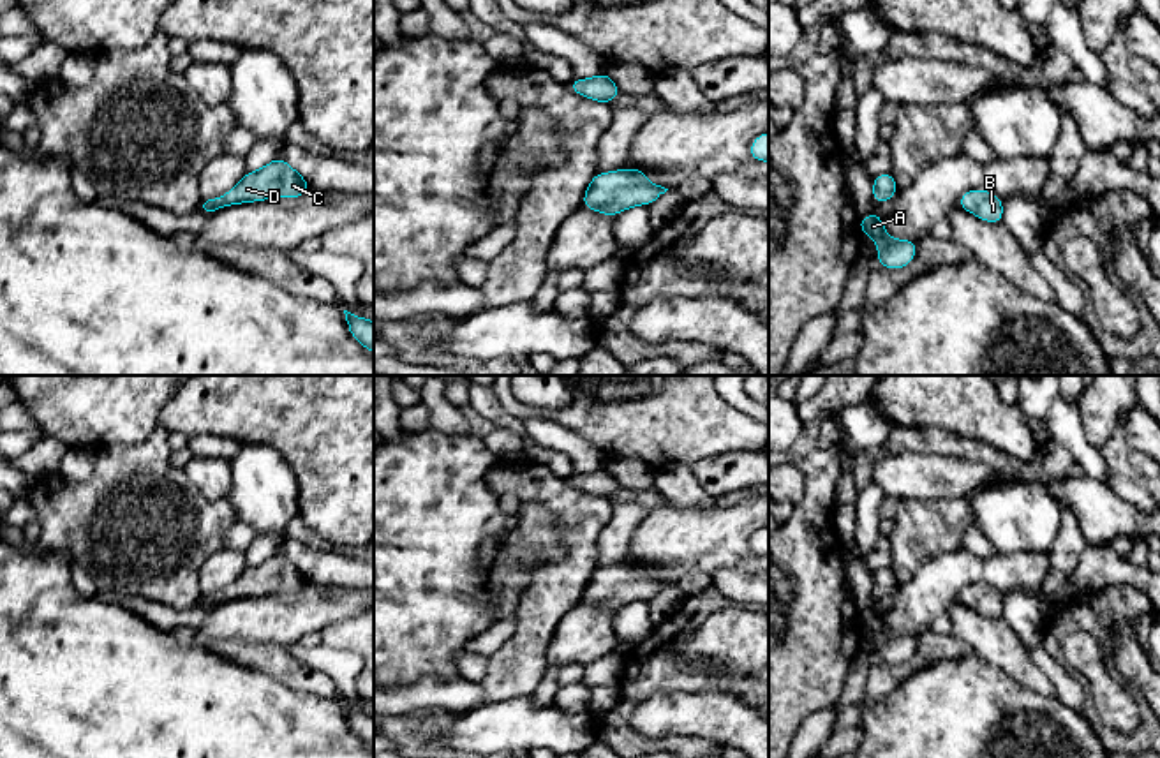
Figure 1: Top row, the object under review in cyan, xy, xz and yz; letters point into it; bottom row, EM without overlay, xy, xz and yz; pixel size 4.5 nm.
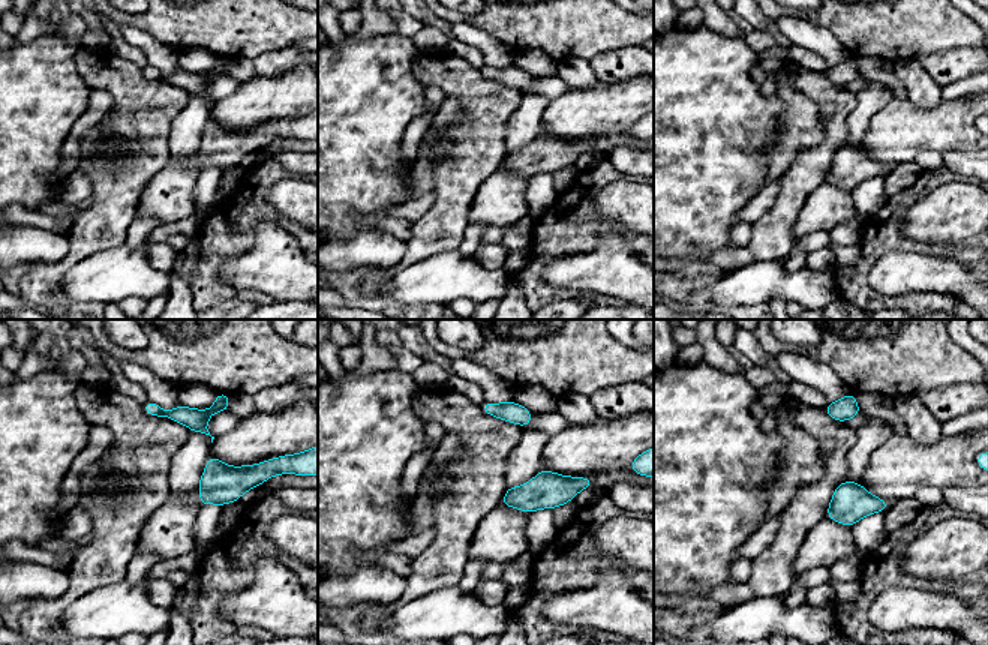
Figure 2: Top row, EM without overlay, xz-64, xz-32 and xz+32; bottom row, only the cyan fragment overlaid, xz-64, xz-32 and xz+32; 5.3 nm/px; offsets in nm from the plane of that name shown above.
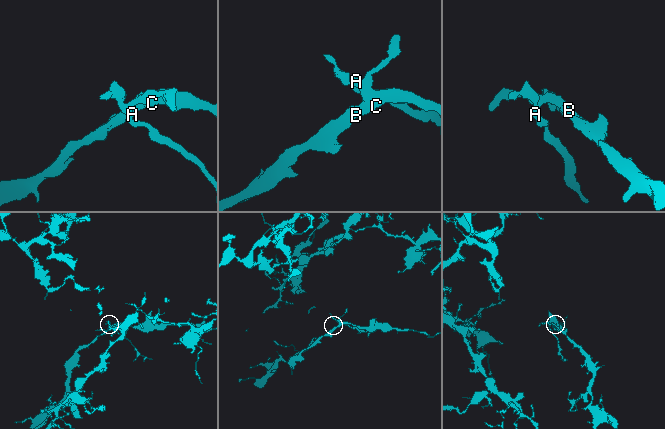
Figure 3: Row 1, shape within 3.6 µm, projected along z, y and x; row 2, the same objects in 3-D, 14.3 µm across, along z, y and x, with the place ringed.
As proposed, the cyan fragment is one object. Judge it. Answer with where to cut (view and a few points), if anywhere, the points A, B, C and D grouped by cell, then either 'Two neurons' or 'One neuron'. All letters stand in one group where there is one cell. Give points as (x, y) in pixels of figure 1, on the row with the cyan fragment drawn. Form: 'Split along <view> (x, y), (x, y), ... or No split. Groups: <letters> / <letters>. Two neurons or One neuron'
No split. Groups: A B C D. One neuron

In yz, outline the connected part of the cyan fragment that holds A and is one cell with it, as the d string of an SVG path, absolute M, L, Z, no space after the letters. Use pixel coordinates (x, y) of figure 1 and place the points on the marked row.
M880 213L860 217L859 226L862 234L871 236L878 245L876 264L890 270L901 270L913 261L917 254L917 242L890 238L883 229L883 219Z

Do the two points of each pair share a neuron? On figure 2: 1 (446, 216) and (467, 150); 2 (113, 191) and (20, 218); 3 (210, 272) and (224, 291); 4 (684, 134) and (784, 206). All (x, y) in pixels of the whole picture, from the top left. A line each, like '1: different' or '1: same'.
1: same
2: different
3: same
4: different

